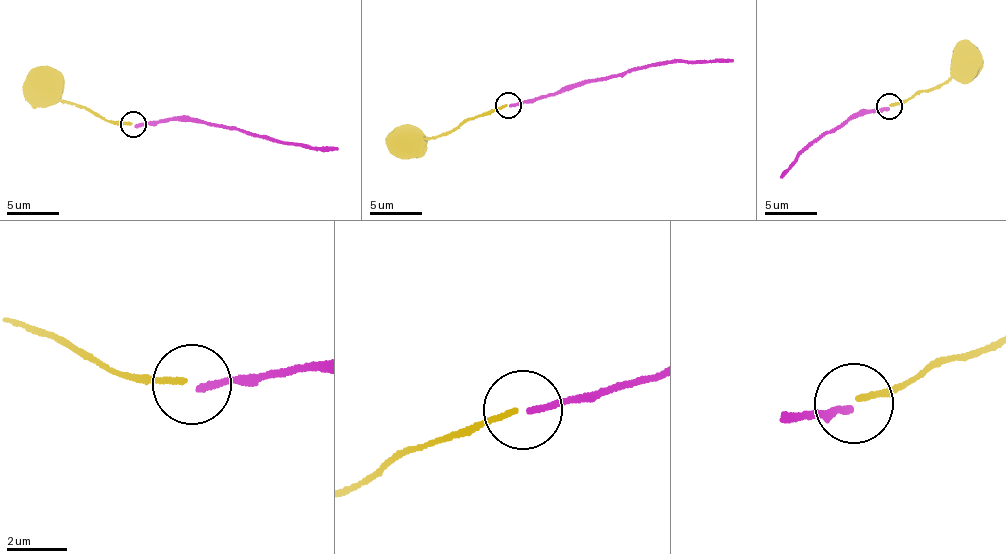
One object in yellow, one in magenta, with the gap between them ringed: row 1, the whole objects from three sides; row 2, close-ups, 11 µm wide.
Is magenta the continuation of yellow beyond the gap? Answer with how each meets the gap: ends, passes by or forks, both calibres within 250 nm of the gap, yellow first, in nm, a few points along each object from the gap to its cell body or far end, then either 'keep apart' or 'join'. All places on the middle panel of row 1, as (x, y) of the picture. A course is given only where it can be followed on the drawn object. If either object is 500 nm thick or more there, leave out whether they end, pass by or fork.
yellow ends; magenta ends; calibres 180 and 200 nm; course yellow (507, 105), (477, 115), (444, 134), (410, 139); course magenta (509, 106), (584, 83), (673, 62), (733, 59); keep apart

